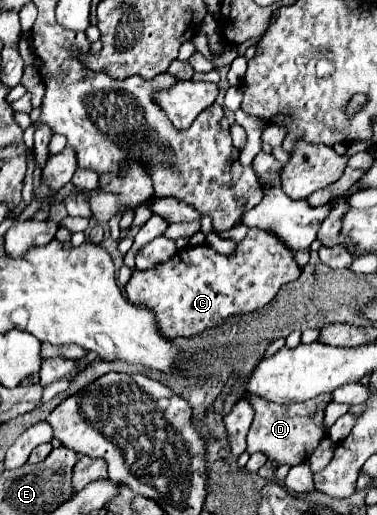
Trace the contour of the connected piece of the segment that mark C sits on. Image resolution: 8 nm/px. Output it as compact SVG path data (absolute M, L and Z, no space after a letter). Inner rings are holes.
M249 228L245 240L241 240L237 244L233 254L219 254L209 244L185 246L171 260L167 260L163 264L157 264L145 272L135 270L129 284L125 286L125 294L127 294L129 302L133 302L137 306L145 306L147 310L151 310L155 314L157 328L167 338L193 336L211 326L217 326L219 322L223 322L225 318L229 318L233 314L253 312L253 310L265 306L269 300L275 298L277 290L283 284L297 280L299 274L301 274L301 268L295 262L295 254L287 246L283 246L281 240L273 238L273 234L269 234L267 230Z

